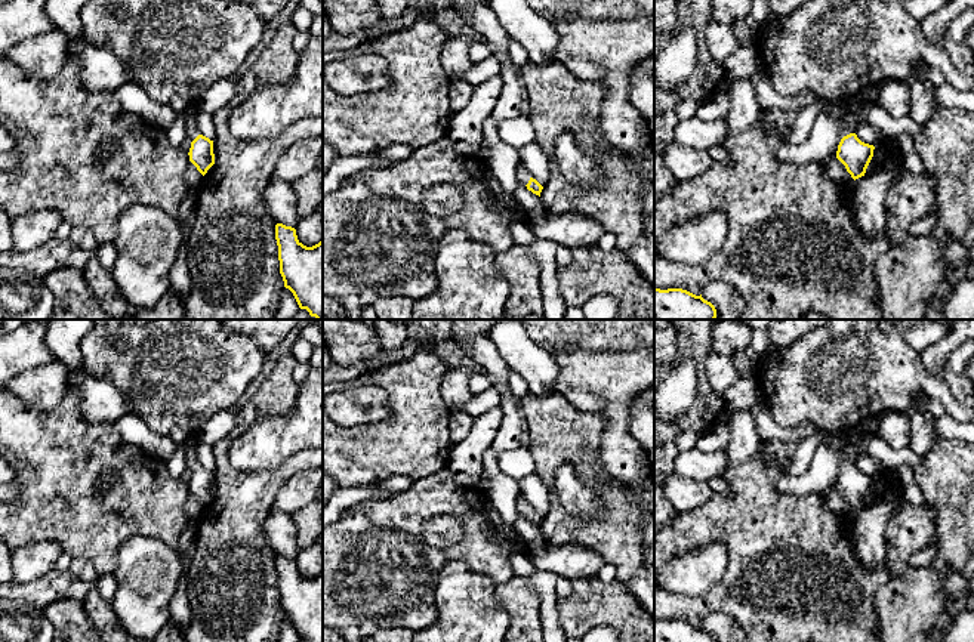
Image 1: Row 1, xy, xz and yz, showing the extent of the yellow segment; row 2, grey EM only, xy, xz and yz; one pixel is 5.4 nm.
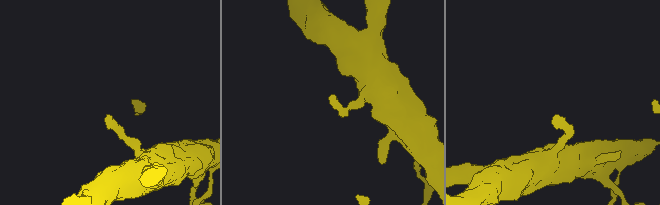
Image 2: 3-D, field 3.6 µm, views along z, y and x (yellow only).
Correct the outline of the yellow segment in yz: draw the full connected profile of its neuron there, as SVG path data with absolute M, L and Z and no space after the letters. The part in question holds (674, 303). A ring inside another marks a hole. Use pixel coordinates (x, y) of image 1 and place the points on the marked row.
M654 288L654 320L715 320L715 306L682 288Z

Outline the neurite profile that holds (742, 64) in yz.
M739 44L739 47L724 61L722 68L728 81L750 80L759 65L759 56L753 46Z

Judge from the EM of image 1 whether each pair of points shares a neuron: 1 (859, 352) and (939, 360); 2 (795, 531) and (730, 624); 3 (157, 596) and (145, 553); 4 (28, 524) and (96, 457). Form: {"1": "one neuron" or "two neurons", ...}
{"1": "two neurons", "2": "two neurons", "3": "one neuron", "4": "one neuron"}

